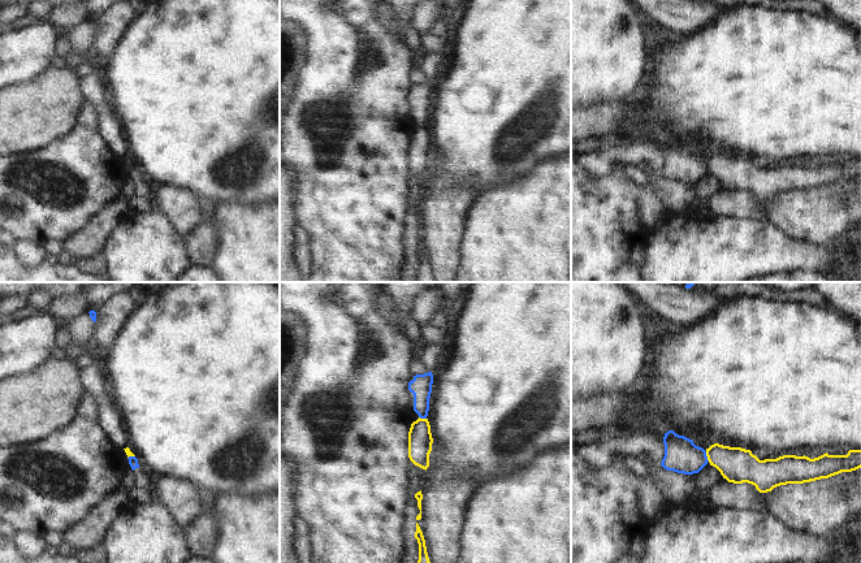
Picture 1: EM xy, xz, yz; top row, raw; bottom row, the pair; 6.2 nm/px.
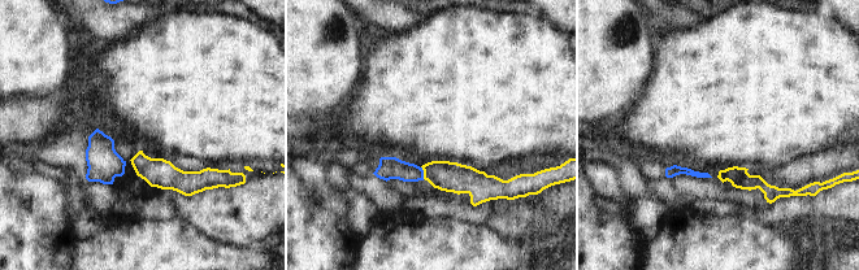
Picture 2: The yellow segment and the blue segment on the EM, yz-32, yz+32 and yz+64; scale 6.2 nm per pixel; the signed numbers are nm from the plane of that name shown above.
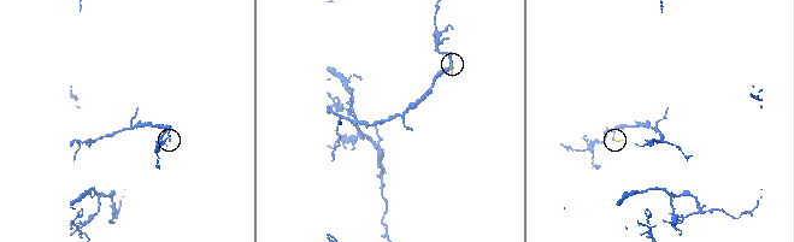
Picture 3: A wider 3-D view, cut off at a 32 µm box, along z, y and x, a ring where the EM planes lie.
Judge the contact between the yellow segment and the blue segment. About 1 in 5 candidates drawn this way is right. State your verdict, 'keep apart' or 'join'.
keep apart

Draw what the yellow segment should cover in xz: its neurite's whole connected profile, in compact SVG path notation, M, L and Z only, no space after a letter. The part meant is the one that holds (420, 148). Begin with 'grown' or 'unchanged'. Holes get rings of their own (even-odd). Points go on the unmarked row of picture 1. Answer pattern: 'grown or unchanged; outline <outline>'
unchanged; outline M417 127L411 133L408 140L408 166L410 169L427 179L429 176L429 163L432 160L432 142L428 127Z

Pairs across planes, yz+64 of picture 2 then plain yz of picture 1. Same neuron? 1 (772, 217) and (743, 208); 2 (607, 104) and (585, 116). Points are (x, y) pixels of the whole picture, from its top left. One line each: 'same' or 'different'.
1: same
2: different

